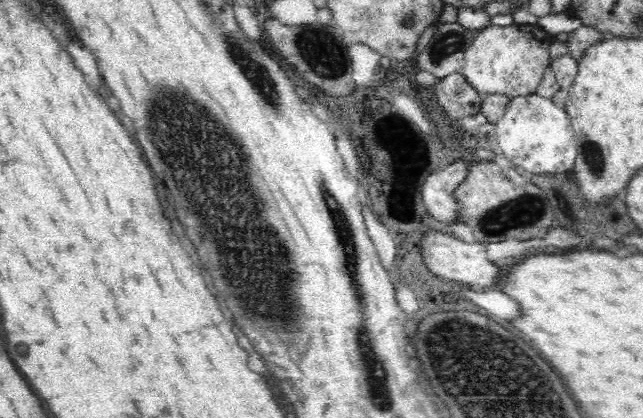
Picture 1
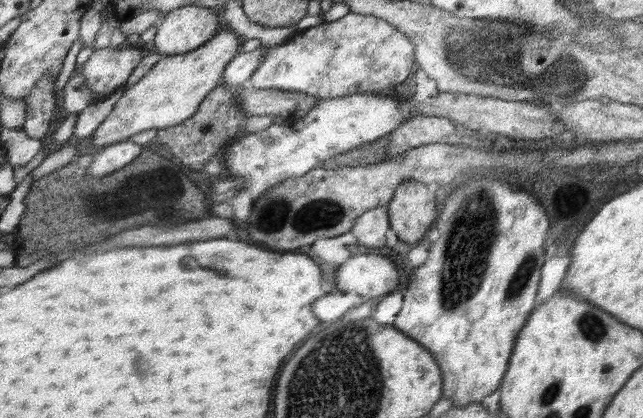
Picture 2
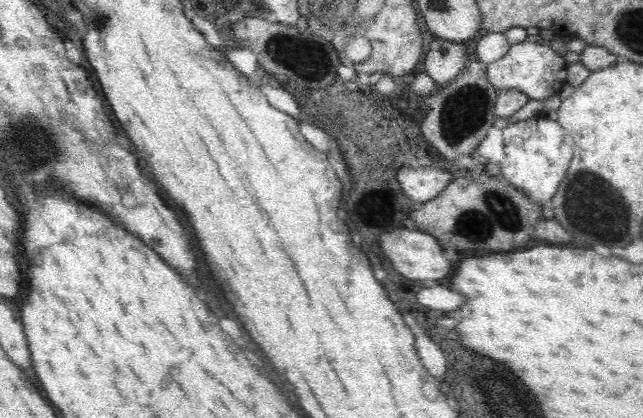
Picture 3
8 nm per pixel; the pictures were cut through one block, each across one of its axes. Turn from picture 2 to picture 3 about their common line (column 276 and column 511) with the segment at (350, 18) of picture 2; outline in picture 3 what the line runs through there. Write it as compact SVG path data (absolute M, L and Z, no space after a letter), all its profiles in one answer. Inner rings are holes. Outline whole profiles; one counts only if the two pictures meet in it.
M522 41L511 44L511 47L502 55L502 58L487 64L488 82L499 91L510 89L521 90L529 98L544 102L551 96L556 96L567 84L567 68L569 63L552 47L541 41Z

